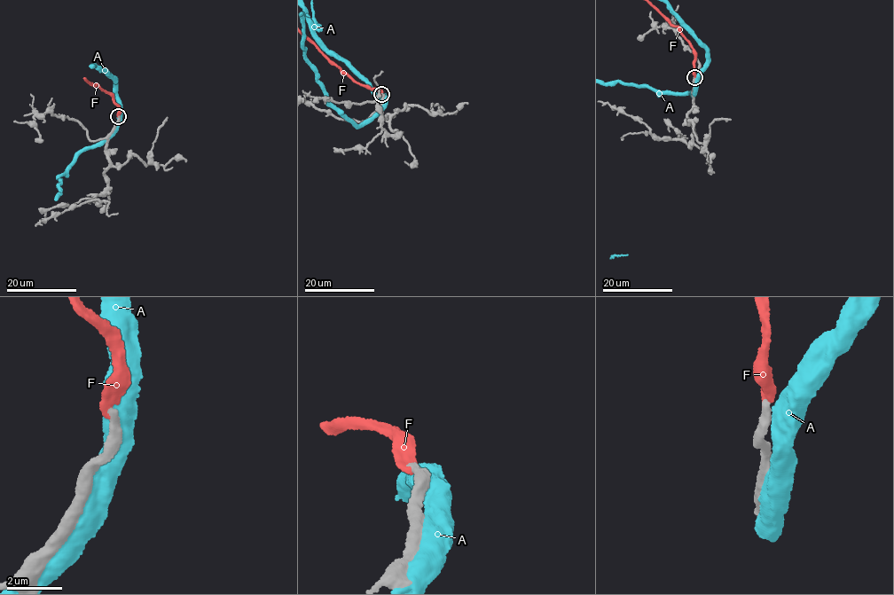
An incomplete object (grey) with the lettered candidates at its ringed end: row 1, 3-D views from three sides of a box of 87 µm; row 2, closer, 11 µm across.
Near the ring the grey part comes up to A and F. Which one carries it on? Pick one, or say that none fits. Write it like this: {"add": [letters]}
{"add": ["F"]}

